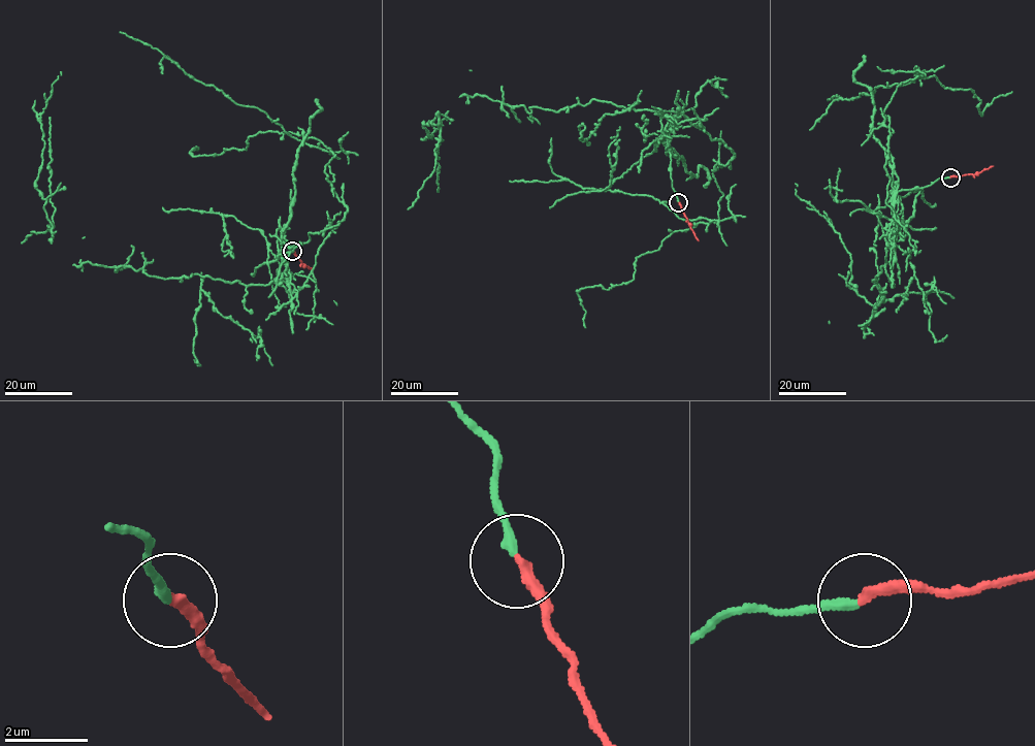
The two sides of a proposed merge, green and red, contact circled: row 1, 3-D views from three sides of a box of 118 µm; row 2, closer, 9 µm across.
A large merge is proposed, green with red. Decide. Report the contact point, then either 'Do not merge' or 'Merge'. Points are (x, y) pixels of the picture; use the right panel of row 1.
Place: (950, 177). Do not merge

